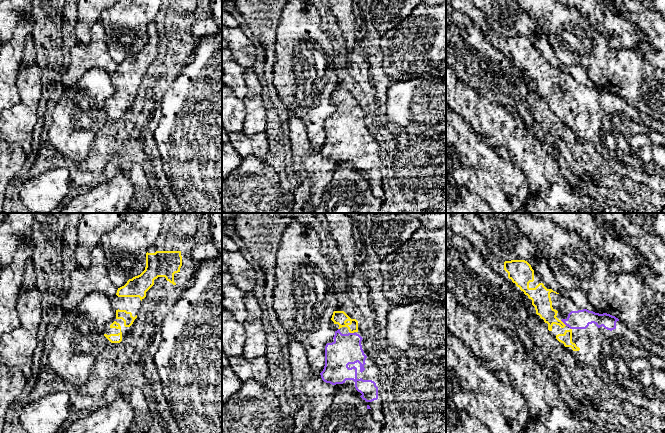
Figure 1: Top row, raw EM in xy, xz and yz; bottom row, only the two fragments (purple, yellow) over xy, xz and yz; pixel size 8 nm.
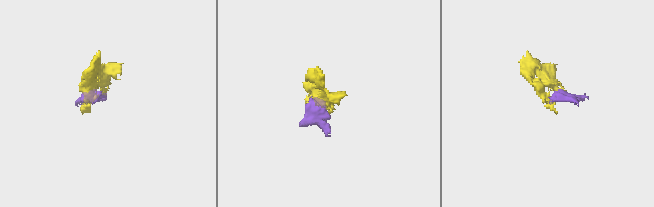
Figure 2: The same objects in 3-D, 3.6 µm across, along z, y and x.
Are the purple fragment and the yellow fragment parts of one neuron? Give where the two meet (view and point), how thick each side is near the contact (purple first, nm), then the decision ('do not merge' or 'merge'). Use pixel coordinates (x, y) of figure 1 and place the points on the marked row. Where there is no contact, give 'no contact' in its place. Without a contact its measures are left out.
meets purple in yz at (563, 322); 150 nm thick on the purple side, 160 nm on the other; merge

